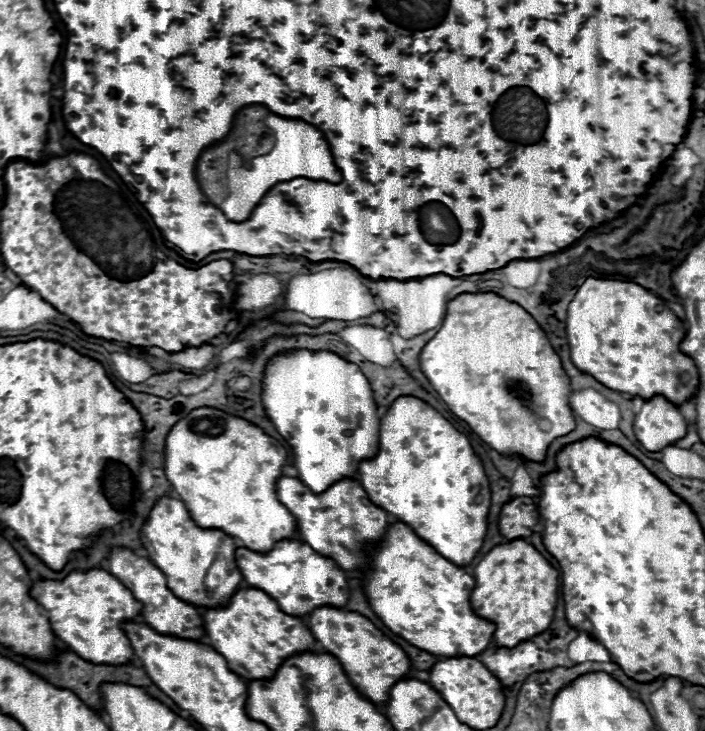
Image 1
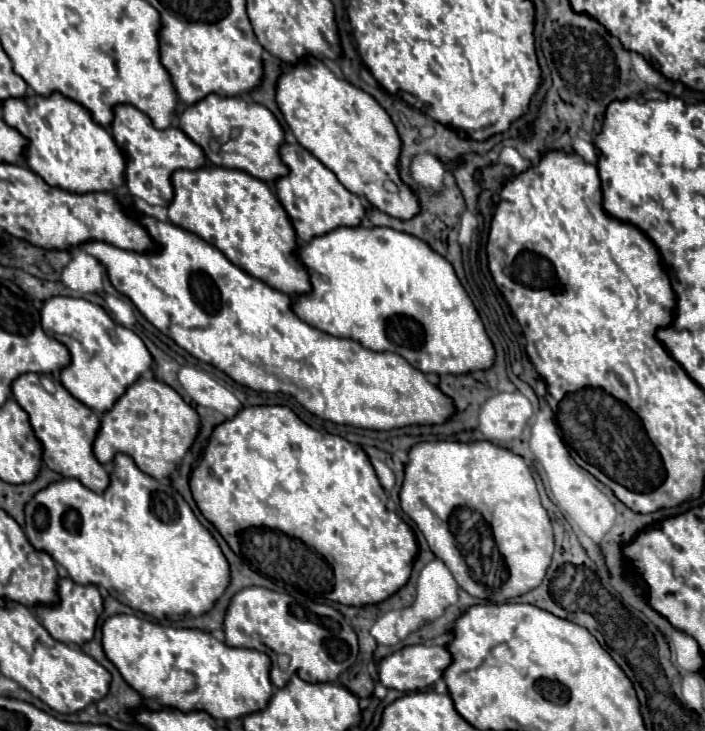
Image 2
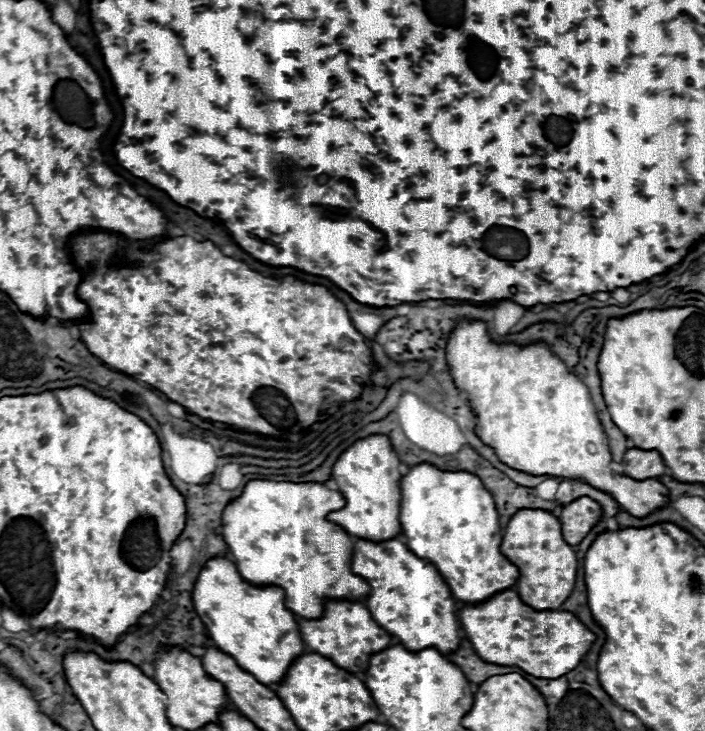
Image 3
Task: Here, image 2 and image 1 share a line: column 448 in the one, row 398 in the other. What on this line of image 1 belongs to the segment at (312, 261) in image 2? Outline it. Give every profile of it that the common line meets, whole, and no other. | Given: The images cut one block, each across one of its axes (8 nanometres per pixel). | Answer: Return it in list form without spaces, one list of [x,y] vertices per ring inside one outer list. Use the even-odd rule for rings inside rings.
[[[298,350],[276,356],[266,368],[262,404],[276,430],[284,436],[286,442],[290,442],[300,480],[314,494],[324,492],[338,480],[352,478],[358,472],[358,464],[362,460],[374,458],[378,454],[380,418],[376,414],[376,402],[368,378],[360,372],[360,368],[356,368],[356,364],[342,360],[332,352],[310,354],[306,350]]]

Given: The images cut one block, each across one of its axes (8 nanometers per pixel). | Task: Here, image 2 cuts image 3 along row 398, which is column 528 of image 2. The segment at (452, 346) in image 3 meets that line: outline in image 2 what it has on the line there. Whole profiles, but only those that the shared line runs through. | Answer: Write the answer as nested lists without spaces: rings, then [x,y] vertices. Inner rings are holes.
[[[446,440],[420,442],[408,456],[410,462],[406,464],[400,490],[400,506],[416,522],[430,550],[448,566],[460,588],[490,604],[504,604],[510,598],[534,590],[544,580],[554,552],[552,522],[540,504],[532,470],[522,456],[486,440],[472,444]]]

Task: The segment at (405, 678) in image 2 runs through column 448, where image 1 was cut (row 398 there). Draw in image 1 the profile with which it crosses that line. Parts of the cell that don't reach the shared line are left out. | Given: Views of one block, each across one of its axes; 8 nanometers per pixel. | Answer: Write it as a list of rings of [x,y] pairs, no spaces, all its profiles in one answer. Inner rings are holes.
[[[654,396],[636,414],[634,436],[648,452],[658,452],[686,436],[686,422],[678,406],[662,396]]]

